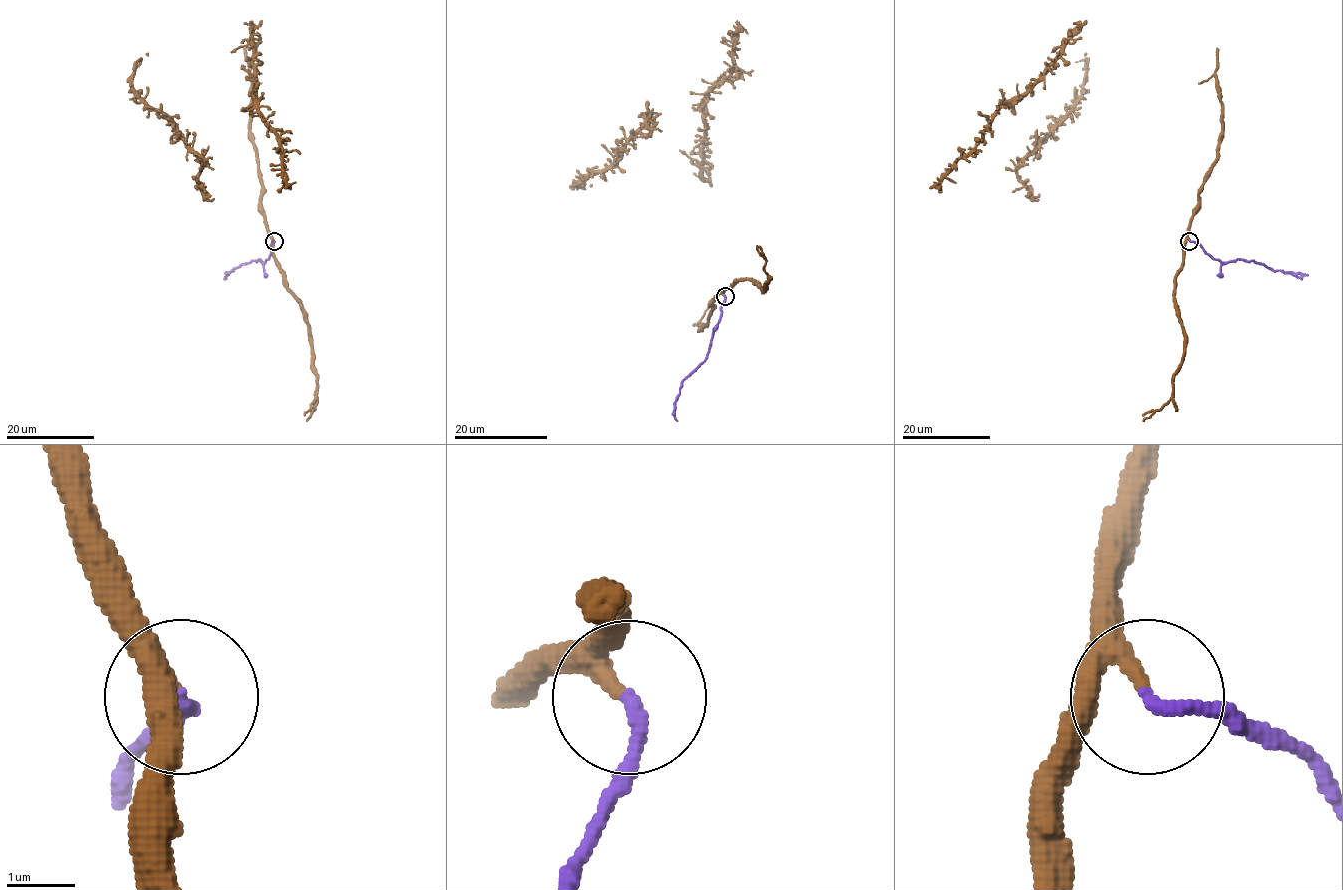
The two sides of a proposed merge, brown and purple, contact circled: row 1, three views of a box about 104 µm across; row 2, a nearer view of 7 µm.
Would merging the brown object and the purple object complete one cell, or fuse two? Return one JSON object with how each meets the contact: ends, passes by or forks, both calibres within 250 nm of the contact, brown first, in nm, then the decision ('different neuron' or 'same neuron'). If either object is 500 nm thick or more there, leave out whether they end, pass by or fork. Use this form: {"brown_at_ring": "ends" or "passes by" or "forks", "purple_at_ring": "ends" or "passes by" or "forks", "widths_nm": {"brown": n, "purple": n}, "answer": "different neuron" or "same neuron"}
{"brown_at_ring": "passes by", "purple_at_ring": "ends", "widths_nm": {"brown": 180, "purple": 200}, "answer": "same neuron"}

